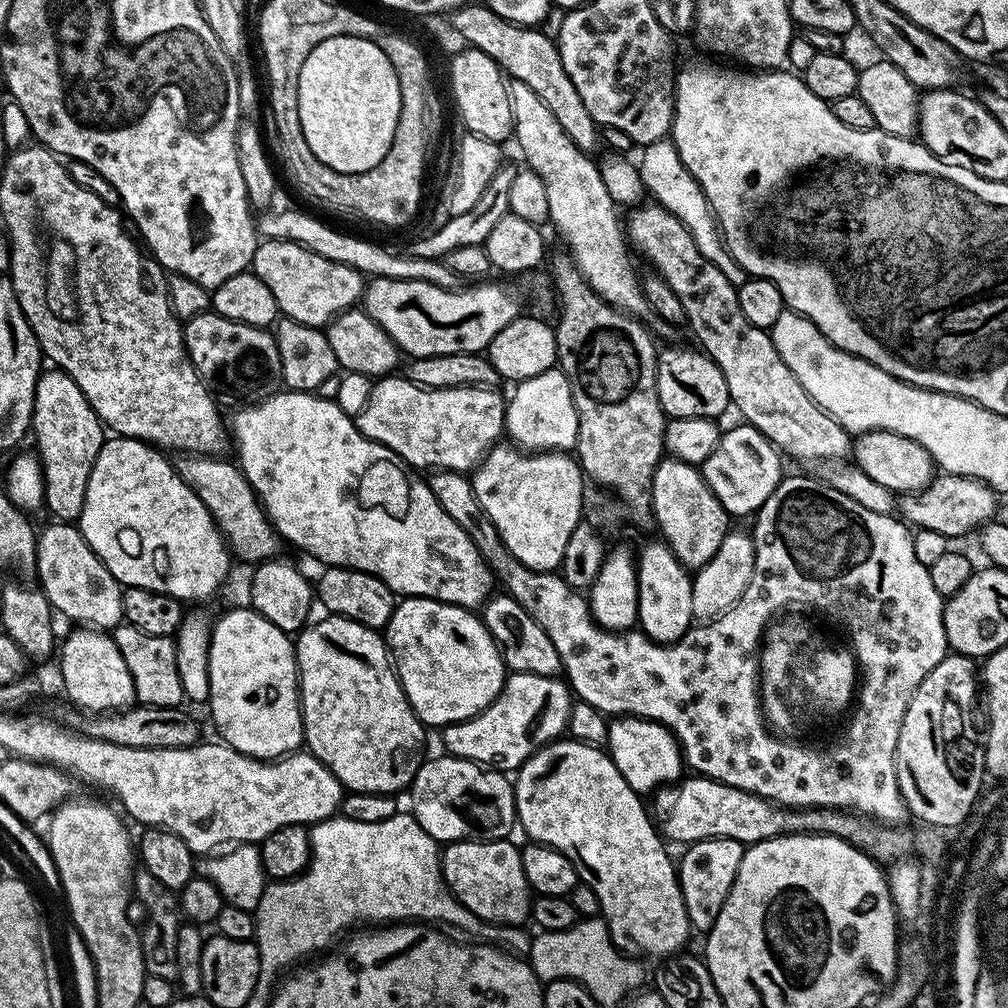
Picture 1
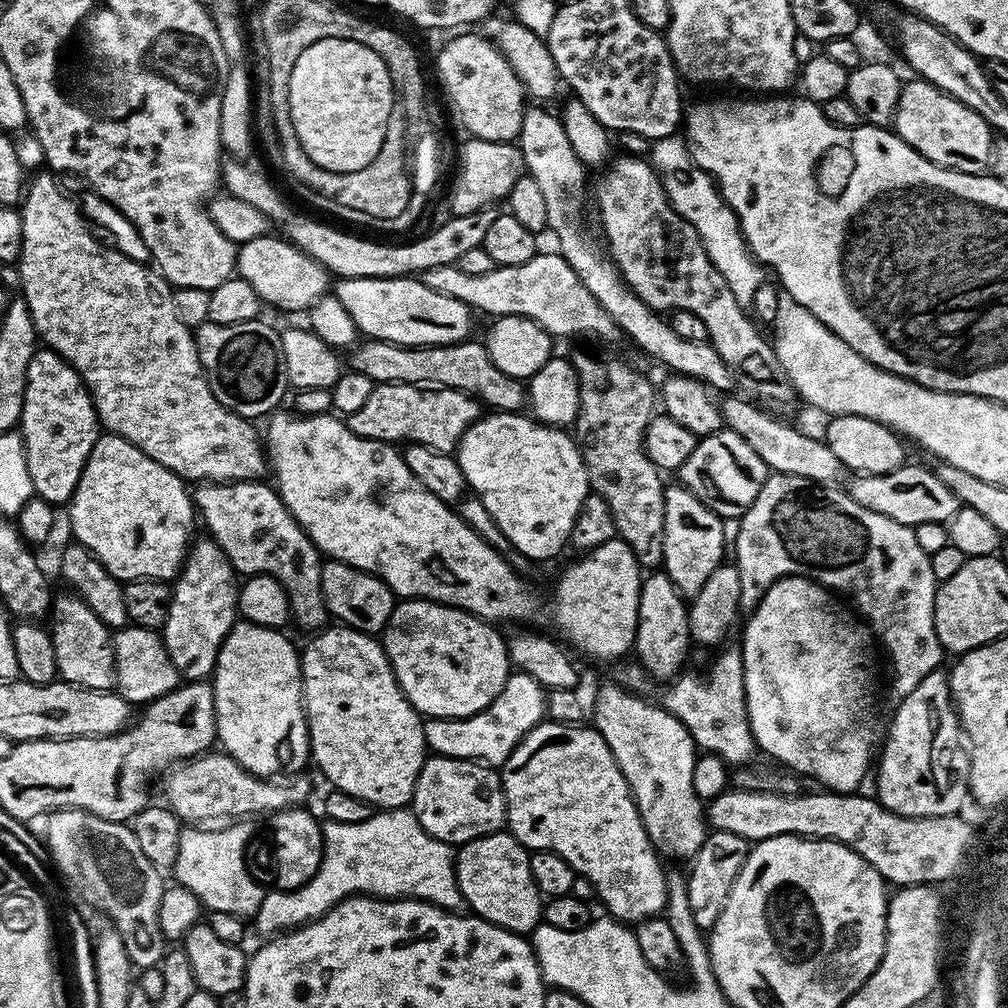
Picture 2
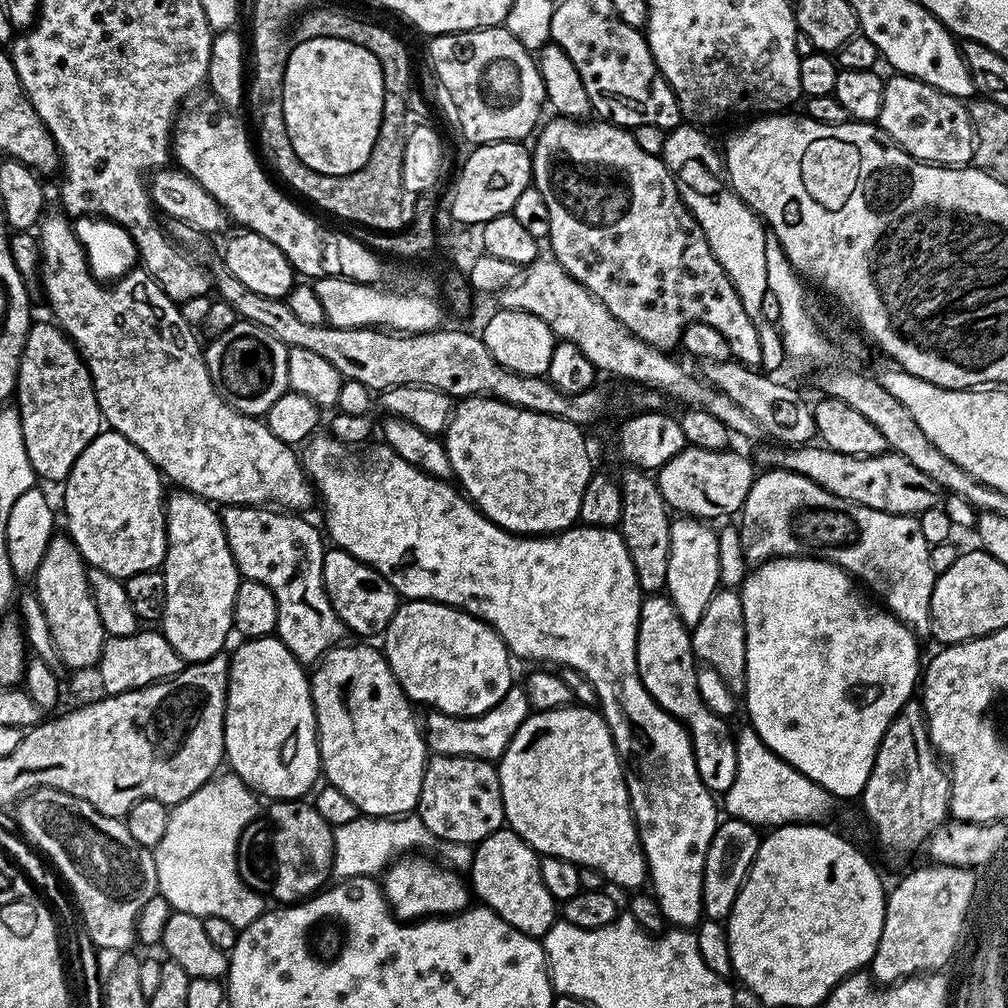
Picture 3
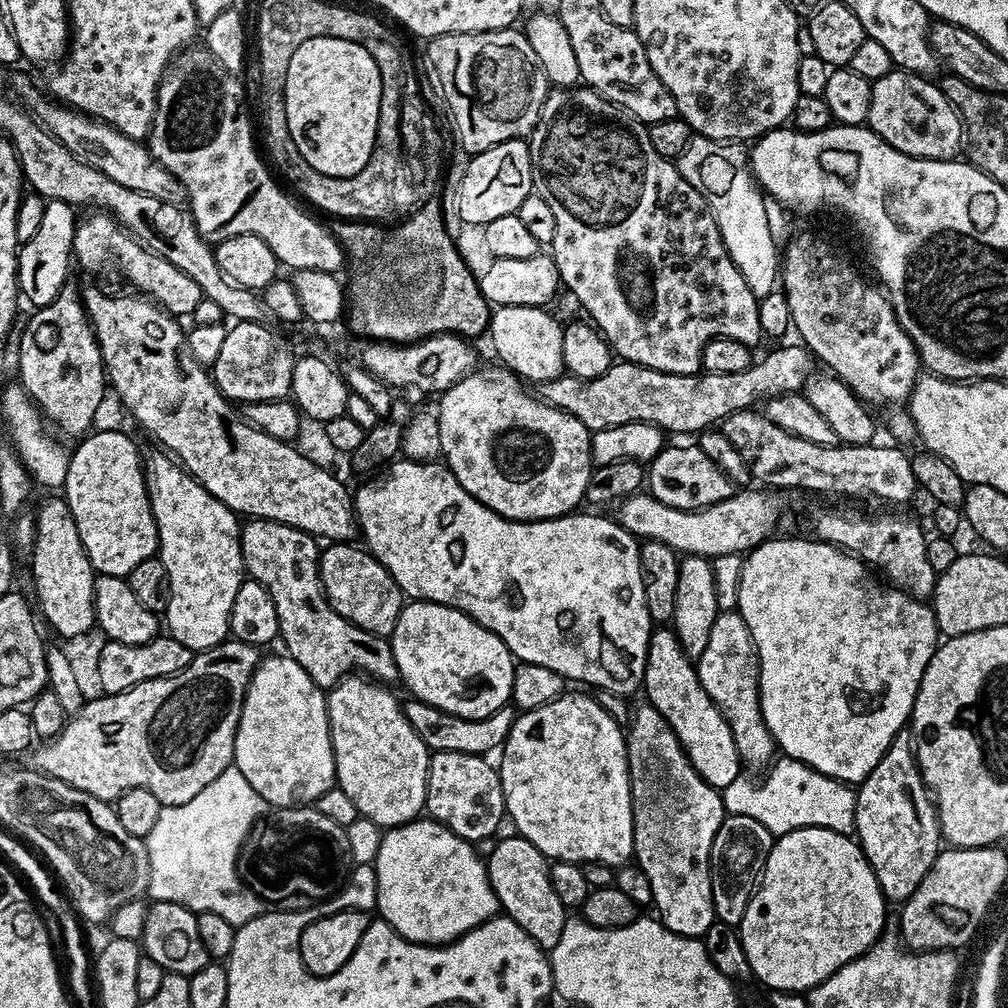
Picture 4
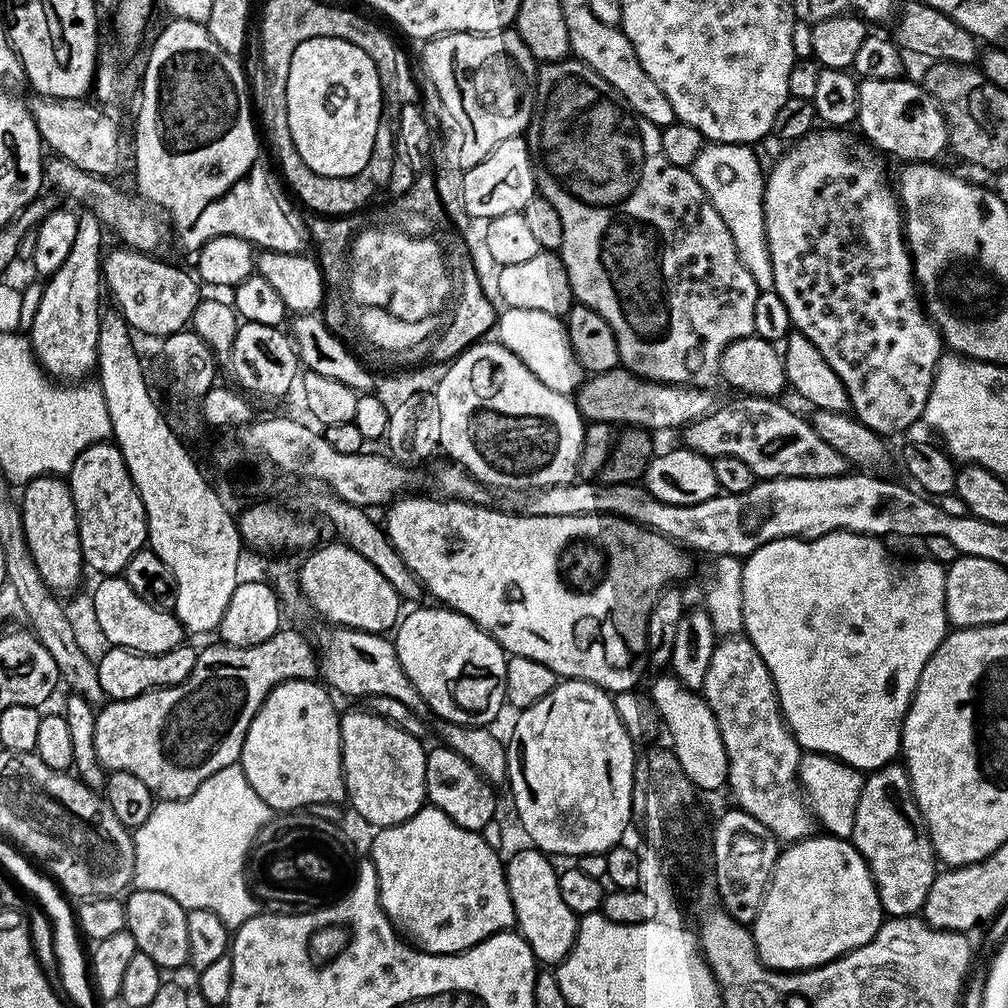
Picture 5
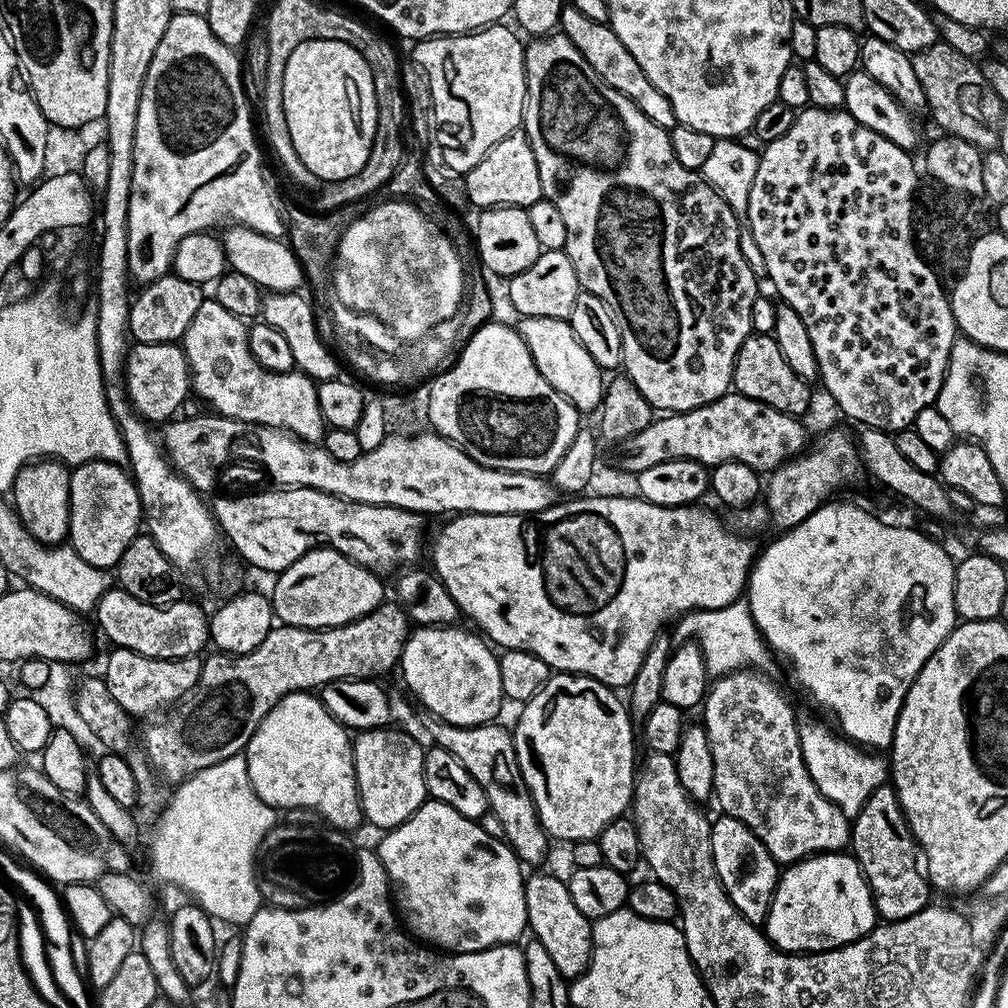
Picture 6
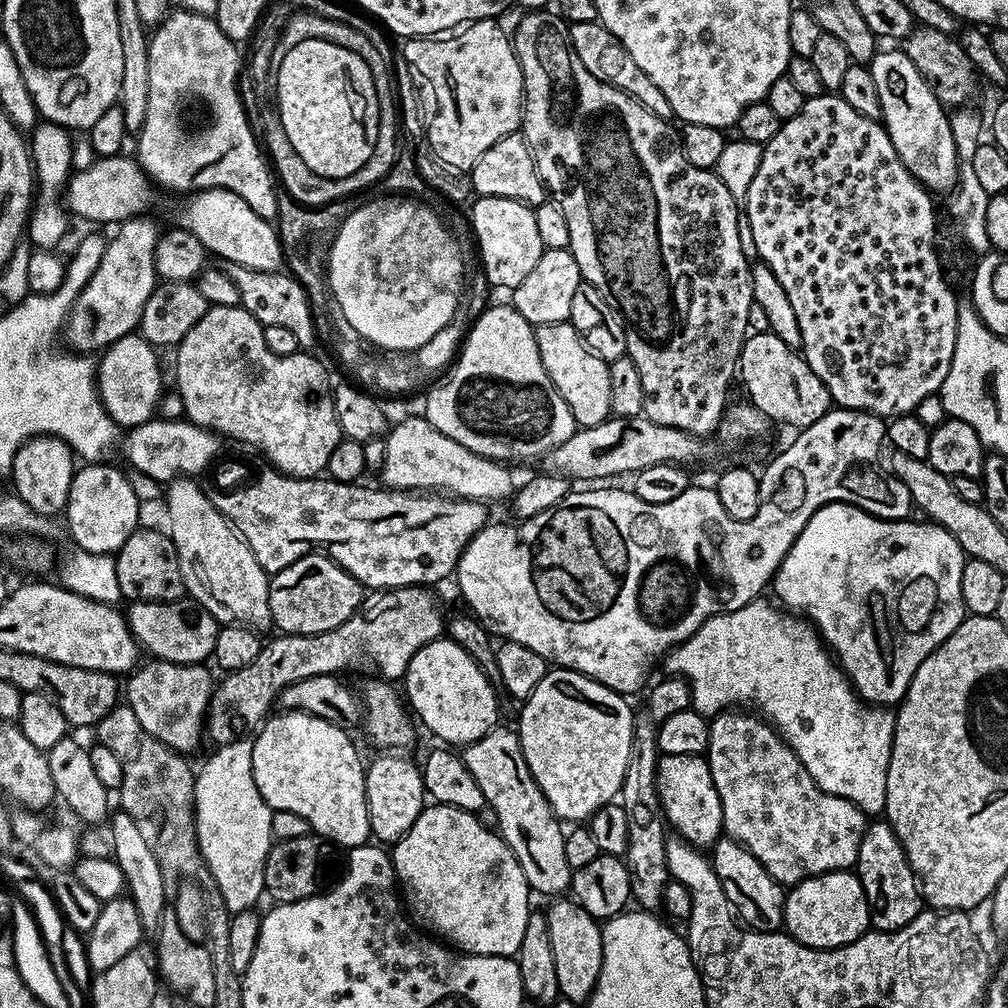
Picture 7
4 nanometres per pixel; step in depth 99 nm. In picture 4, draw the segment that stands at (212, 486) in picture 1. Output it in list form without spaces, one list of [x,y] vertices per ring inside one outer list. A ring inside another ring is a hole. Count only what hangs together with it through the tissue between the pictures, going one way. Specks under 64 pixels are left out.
[[[249,519],[247,523],[240,529],[240,549],[242,550],[242,558],[244,559],[244,571],[251,579],[254,579],[265,588],[270,594],[270,598],[274,598],[274,610],[278,610],[278,626],[280,627],[279,639],[284,640],[283,651],[292,657],[294,662],[298,662],[298,666],[302,666],[302,670],[306,670],[306,674],[310,674],[310,678],[322,690],[327,690],[346,676],[353,674],[363,674],[365,677],[371,678],[385,686],[392,686],[400,680],[400,671],[398,670],[398,662],[394,662],[394,650],[391,643],[383,636],[376,636],[372,632],[362,630],[358,626],[354,626],[346,618],[342,618],[333,610],[332,603],[328,601],[328,595],[324,593],[324,587],[320,581],[320,554],[321,549],[318,545],[317,537],[311,536],[309,532],[298,530],[294,526],[286,526],[282,522],[274,522],[273,520],[257,520]]]

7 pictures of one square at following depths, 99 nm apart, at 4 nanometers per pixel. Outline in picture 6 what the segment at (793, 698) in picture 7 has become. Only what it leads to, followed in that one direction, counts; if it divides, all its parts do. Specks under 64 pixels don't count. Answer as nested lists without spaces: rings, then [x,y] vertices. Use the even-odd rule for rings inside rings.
[[[741,598],[735,600],[730,606],[722,606],[714,610],[697,610],[689,612],[679,617],[678,625],[684,632],[693,632],[695,643],[700,645],[702,650],[702,658],[704,665],[708,671],[709,677],[715,678],[724,676],[727,672],[738,672],[741,670],[760,670],[763,669],[763,664],[767,662],[770,657],[770,649],[764,643],[764,636],[756,629],[756,623],[752,617],[752,612],[748,608],[747,599]],[[820,720],[803,721],[800,724],[800,745],[806,770],[814,778],[814,786],[827,800],[832,800],[850,818],[855,818],[866,806],[870,794],[886,783],[890,768],[883,755],[844,739],[839,731],[827,728]]]

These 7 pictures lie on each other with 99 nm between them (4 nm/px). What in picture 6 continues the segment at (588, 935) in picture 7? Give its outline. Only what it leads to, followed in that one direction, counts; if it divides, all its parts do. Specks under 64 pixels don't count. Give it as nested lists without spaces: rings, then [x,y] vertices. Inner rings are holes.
[[[531,876],[524,881],[524,893],[526,894],[526,914],[528,915],[528,928],[531,935],[546,951],[550,953],[550,959],[558,970],[570,982],[588,969],[588,963],[592,957],[592,926],[593,921],[587,920],[574,906],[570,898],[570,890],[563,879],[556,876]]]

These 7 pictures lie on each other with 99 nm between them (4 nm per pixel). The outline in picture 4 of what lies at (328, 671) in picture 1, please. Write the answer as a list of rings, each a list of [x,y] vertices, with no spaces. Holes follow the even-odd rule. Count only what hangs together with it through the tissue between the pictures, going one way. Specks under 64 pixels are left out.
[[[360,674],[344,677],[327,689],[328,725],[336,763],[336,784],[346,790],[350,802],[358,806],[363,819],[374,822],[381,830],[409,824],[425,811],[426,782],[428,781],[429,748],[410,726],[401,701],[396,701],[391,687]]]

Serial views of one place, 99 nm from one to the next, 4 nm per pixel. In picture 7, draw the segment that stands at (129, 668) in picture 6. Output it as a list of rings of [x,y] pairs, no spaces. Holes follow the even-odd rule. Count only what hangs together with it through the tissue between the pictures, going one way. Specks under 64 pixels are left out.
[[[155,658],[147,662],[149,664],[141,663],[127,677],[127,707],[134,710],[134,718],[142,722],[142,730],[146,730],[146,734],[158,738],[167,748],[189,754],[199,746],[200,739],[203,741],[206,736],[208,703],[212,701],[214,687],[213,669],[207,663],[175,664]]]

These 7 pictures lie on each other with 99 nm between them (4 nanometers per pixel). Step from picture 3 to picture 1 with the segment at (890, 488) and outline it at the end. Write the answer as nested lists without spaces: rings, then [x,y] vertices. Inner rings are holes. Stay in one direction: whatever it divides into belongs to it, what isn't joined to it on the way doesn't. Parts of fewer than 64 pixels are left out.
[[[940,474],[921,492],[901,495],[898,500],[898,512],[909,525],[938,530],[938,534],[955,538],[964,536],[967,532],[975,533],[981,526],[989,523],[995,517],[992,515],[996,512],[996,500],[997,493],[981,480],[972,480],[968,476]]]

